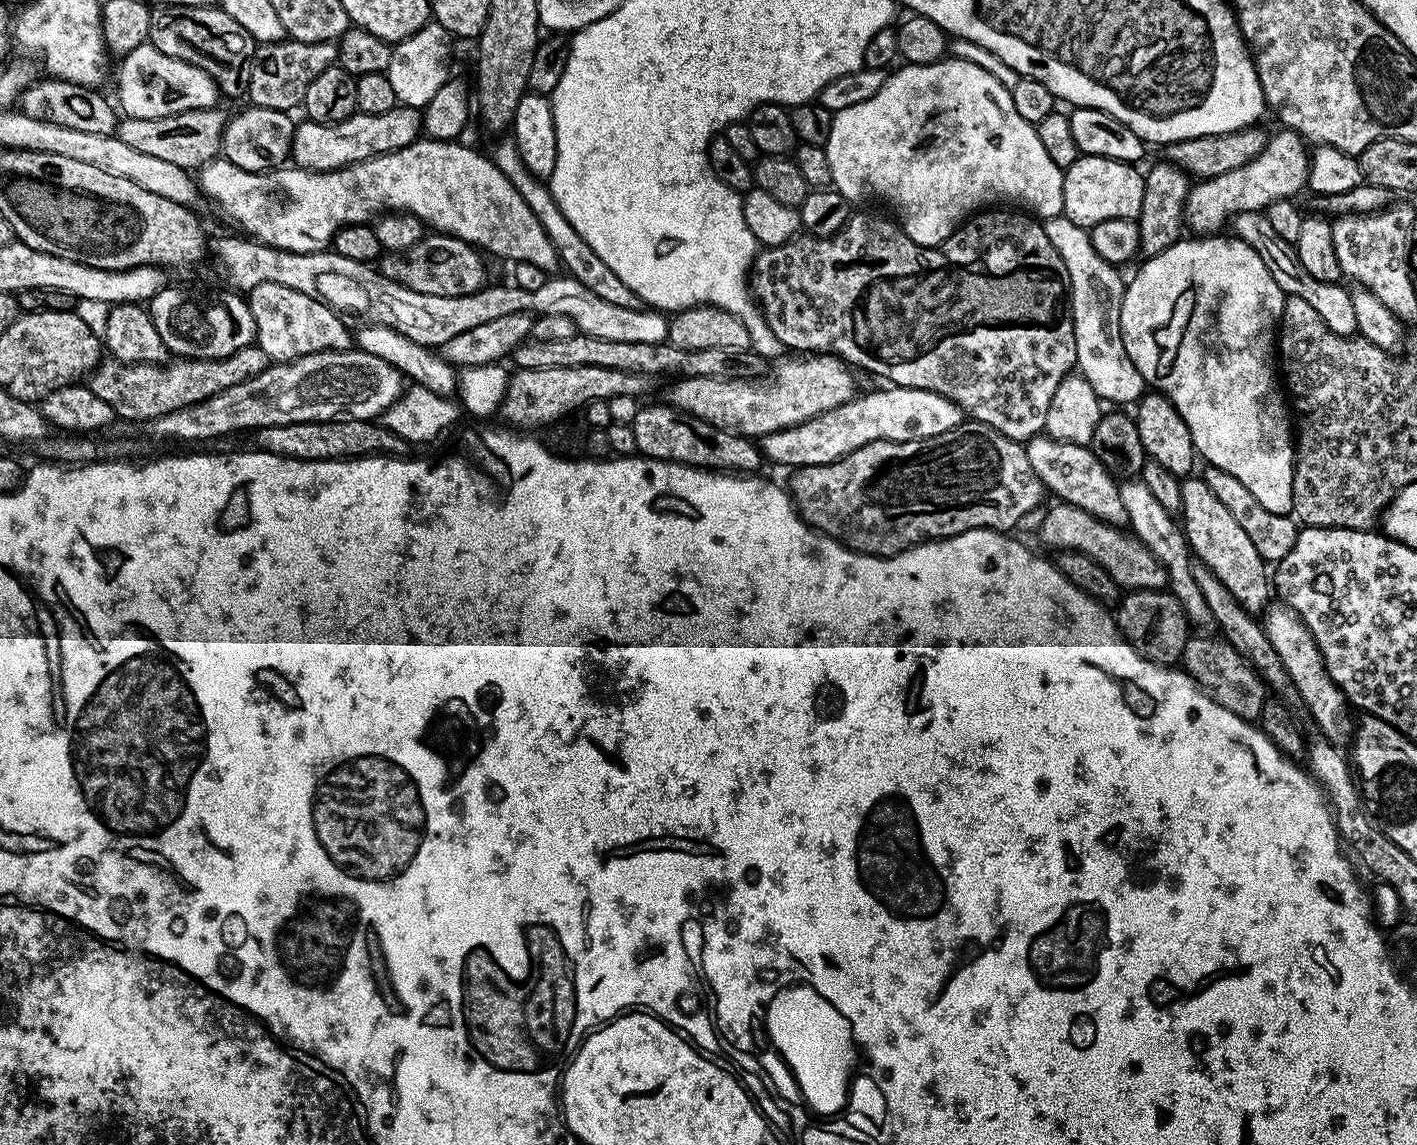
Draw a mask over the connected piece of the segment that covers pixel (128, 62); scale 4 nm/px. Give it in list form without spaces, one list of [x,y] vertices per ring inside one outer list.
[[[145,43],[123,57],[120,68],[120,104],[123,115],[134,118],[162,118],[179,112],[215,108],[218,89],[208,74],[190,62],[170,58],[154,45]]]

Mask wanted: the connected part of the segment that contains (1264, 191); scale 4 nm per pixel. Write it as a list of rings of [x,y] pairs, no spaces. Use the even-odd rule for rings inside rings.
[[[1280,130],[1277,136],[1269,137],[1266,150],[1262,150],[1254,162],[1238,166],[1238,170],[1230,170],[1230,174],[1218,174],[1218,178],[1193,183],[1184,207],[1185,225],[1193,228],[1196,234],[1216,234],[1239,212],[1263,213],[1270,202],[1299,197],[1299,192],[1305,191],[1308,183],[1309,159],[1310,148],[1304,137],[1291,130]]]

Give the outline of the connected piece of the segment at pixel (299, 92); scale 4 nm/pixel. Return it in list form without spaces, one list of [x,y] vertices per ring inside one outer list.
[[[285,38],[273,44],[257,43],[250,66],[247,99],[252,99],[249,101],[258,108],[291,113],[292,108],[299,109],[303,105],[310,82],[314,82],[314,78],[318,78],[322,70],[335,64],[336,46],[331,40],[307,44],[301,40]]]

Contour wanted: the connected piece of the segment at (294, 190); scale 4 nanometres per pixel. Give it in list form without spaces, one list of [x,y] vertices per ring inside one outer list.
[[[417,138],[413,144],[397,152],[387,152],[357,164],[335,168],[333,172],[307,172],[305,168],[295,166],[276,166],[266,172],[247,172],[242,170],[242,166],[234,166],[234,162],[217,158],[199,169],[198,188],[216,203],[217,210],[230,223],[240,224],[241,233],[282,251],[298,254],[323,252],[331,245],[338,229],[345,224],[367,224],[377,214],[391,210],[393,213],[414,215],[429,229],[446,236],[456,236],[473,248],[485,253],[493,252],[507,262],[534,262],[534,266],[543,272],[555,273],[558,268],[556,251],[542,230],[542,222],[534,218],[534,210],[526,206],[522,194],[514,190],[510,178],[498,170],[491,158],[462,143]]]

